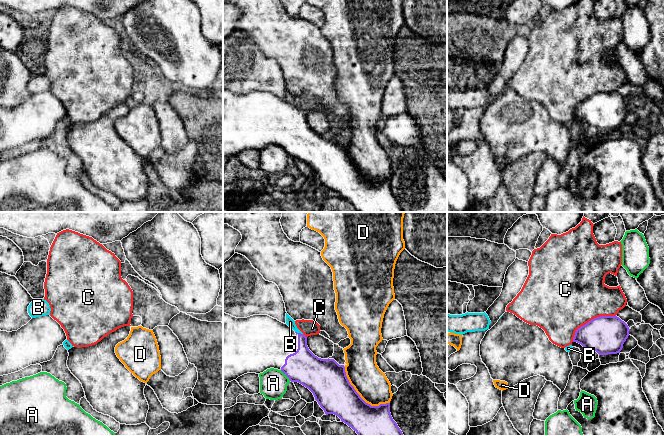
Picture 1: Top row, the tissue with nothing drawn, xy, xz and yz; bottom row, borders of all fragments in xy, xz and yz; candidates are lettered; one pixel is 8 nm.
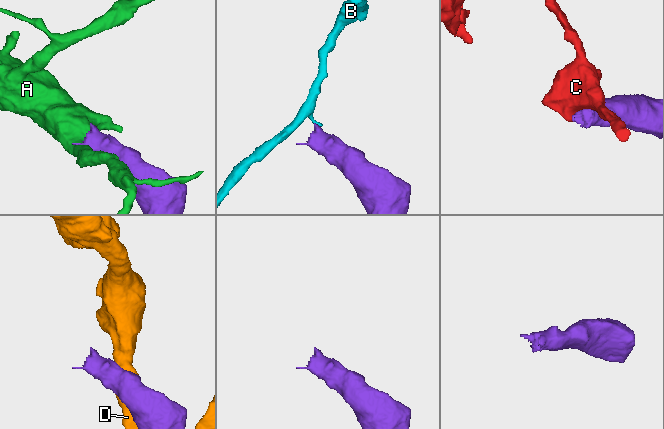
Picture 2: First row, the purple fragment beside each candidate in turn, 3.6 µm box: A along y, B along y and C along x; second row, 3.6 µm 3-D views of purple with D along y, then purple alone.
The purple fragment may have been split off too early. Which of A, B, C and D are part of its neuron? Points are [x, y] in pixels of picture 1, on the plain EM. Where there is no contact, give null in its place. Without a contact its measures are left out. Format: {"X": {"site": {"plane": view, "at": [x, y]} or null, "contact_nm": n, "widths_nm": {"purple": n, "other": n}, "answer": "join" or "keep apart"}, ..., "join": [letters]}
{"A": {"site": {"plane": "xz", "at": [286, 151]}, "contact_nm": 120, "widths_nm": {"purple": 260, "other": 220}, "answer": "keep apart"}, "B": {"site": {"plane": "xz", "at": [299, 109]}, "contact_nm": 70, "widths_nm": {"purple": 240, "other": 70}, "answer": "keep apart"}, "C": {"site": {"plane": "yz", "at": [591, 96]}, "contact_nm": 420, "widths_nm": {"purple": 300, "other": 500}, "answer": "keep apart"}, "D": {"site": {"plane": "xz", "at": [359, 172]}, "contact_nm": 480, "widths_nm": {"purple": 300, "other": 260}, "answer": "keep apart"}, "join": []}

